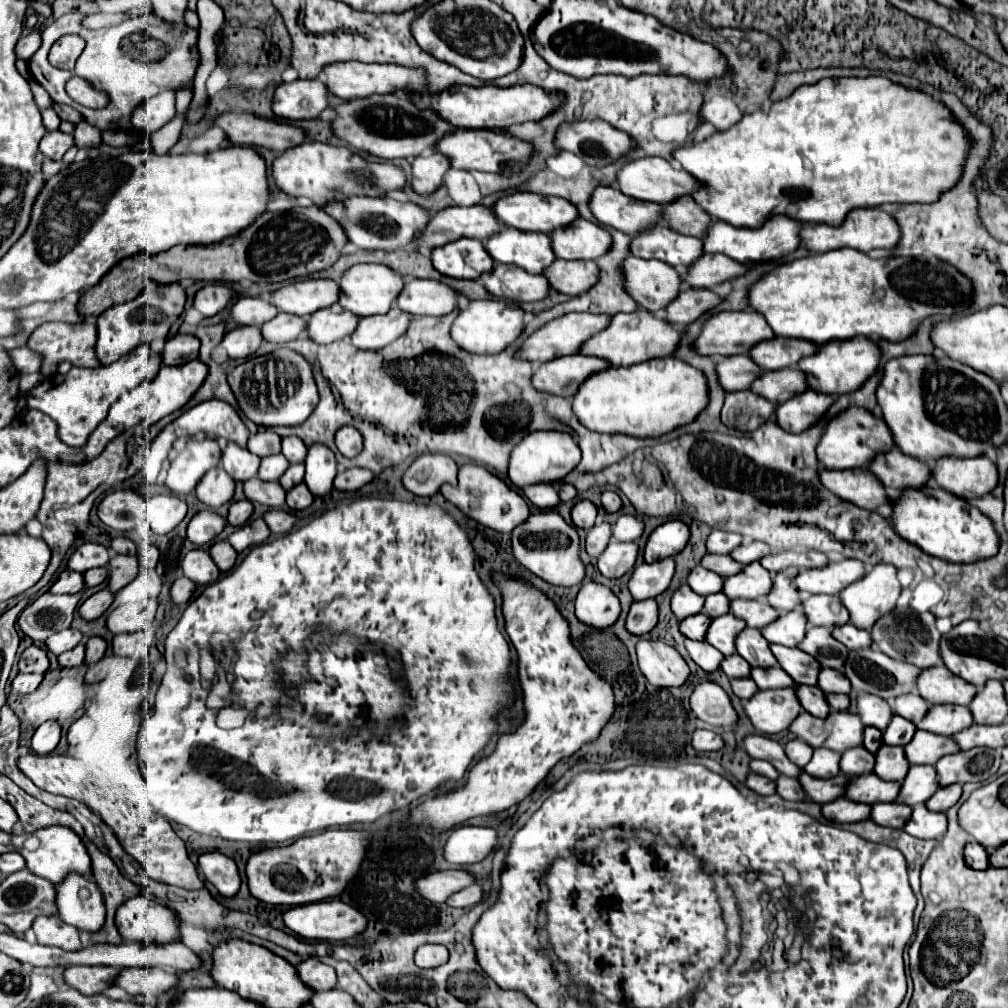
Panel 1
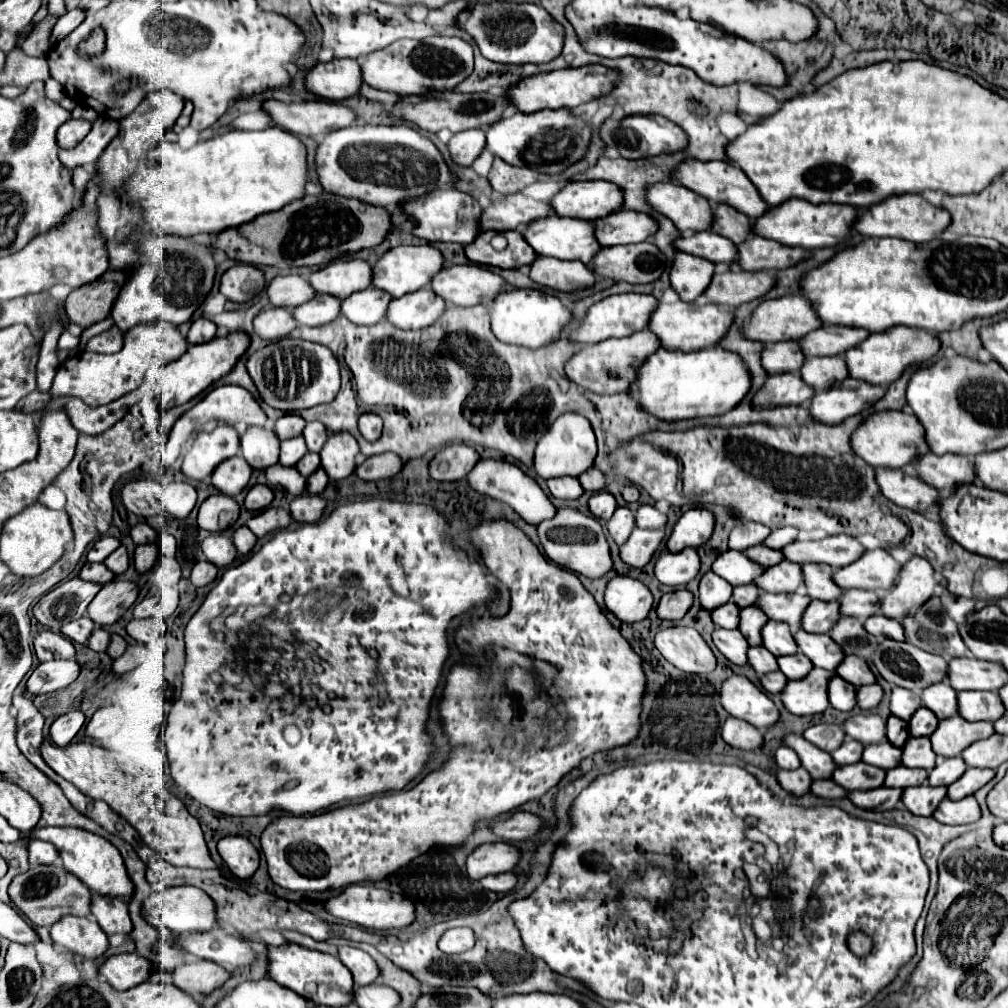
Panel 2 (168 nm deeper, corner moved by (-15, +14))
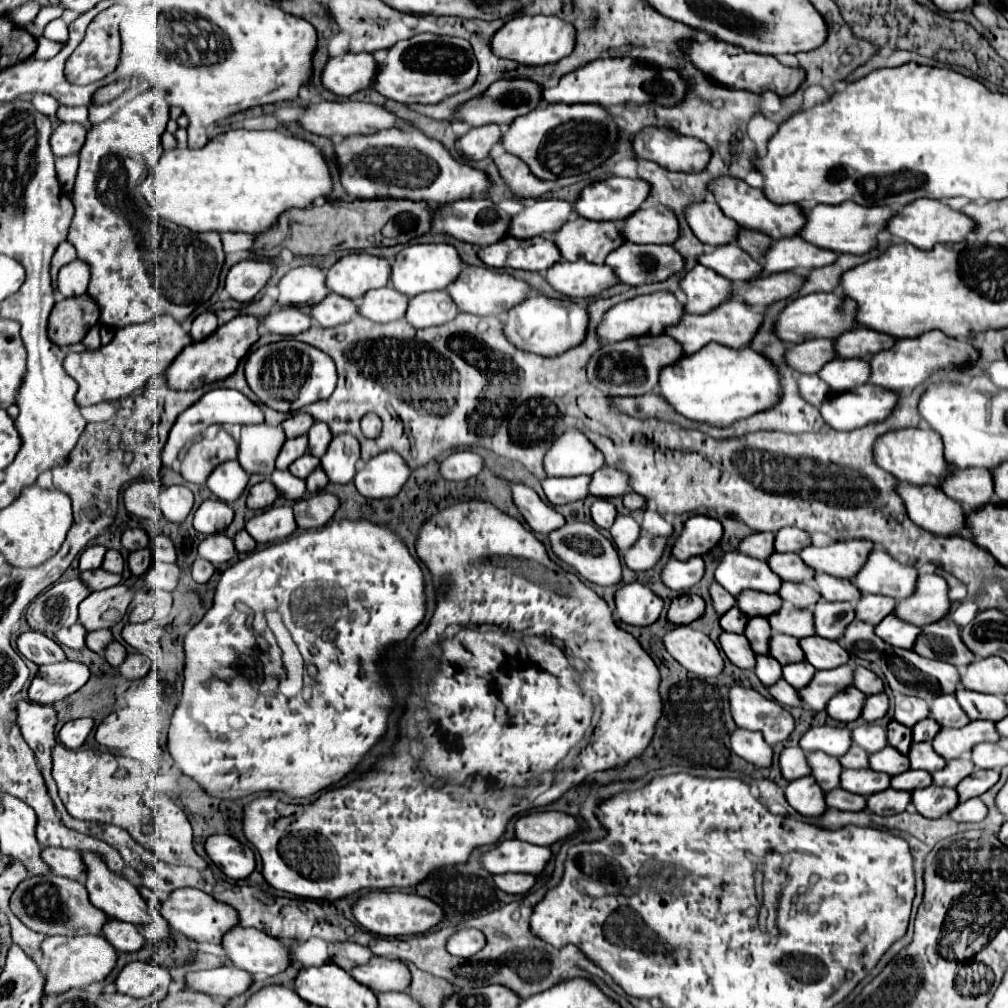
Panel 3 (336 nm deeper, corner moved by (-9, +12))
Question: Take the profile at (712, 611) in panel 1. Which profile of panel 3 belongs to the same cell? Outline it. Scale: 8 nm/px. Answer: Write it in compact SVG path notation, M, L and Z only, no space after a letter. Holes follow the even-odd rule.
M743 591L741 595L737 595L737 607L749 617L767 617L781 607L781 597L761 591Z

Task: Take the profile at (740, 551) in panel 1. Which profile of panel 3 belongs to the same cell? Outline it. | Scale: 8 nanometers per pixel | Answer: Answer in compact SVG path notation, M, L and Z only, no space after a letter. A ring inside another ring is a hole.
M785 527L785 529L777 531L777 535L775 535L775 551L777 553L787 553L787 551L799 553L807 545L809 545L807 533L797 527Z

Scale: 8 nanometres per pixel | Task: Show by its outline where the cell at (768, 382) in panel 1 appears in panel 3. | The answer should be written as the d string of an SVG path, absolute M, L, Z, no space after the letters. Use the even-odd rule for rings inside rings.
M833 359L817 375L835 393L845 393L869 381L869 363L865 359Z

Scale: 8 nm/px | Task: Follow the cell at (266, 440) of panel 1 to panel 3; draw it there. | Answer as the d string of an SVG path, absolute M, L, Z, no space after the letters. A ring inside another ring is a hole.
M295 413L289 419L285 419L281 423L281 427L283 427L283 431L285 431L287 437L299 437L299 435L305 435L313 423L315 423L315 419L311 415Z

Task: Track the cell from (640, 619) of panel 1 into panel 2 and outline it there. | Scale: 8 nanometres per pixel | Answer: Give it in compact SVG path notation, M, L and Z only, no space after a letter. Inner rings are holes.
M677 589L677 591L669 591L661 597L659 605L657 605L657 615L661 619L669 619L669 621L679 621L687 615L687 611L693 605L693 593L685 591L685 589Z

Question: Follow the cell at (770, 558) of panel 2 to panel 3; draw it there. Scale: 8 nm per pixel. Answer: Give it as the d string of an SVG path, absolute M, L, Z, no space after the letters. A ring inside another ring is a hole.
M773 553L767 559L767 565L775 575L779 575L783 581L811 581L813 579L813 569L809 569L797 553Z

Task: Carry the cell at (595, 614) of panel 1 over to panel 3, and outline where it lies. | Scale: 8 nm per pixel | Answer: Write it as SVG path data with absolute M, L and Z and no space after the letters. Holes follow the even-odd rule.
M621 585L615 593L615 611L627 625L651 625L661 615L663 601L645 585Z

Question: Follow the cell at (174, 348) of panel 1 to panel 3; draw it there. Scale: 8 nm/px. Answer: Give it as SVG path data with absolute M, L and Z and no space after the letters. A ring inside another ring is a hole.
M209 311L207 313L201 313L193 321L193 325L191 325L191 337L193 337L193 341L207 339L217 327L219 327L219 323L217 323L217 317L213 313L209 313Z

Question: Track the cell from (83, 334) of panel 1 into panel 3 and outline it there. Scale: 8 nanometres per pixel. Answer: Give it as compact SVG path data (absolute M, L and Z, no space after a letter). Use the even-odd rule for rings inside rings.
M93 327L93 329L85 335L85 339L83 339L81 343L87 347L87 351L99 349L99 347L101 347L101 341L99 341L99 327Z

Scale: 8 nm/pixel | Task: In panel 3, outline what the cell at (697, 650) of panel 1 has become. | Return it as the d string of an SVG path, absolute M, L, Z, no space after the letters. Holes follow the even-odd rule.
M723 631L719 635L719 643L721 643L721 649L727 655L727 659L733 665L737 665L739 669L753 669L755 667L755 653L751 651L745 635Z

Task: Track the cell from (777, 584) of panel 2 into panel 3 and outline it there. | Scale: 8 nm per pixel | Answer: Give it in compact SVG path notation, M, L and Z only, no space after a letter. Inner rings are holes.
M789 581L781 583L781 591L777 595L783 601L793 603L795 607L813 607L819 601L819 597L821 597L813 585L807 585L807 583L789 583Z

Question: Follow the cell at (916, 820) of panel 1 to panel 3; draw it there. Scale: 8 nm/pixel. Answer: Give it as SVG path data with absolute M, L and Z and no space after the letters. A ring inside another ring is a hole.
M969 799L965 803L959 803L947 817L957 823L975 823L983 821L987 815L987 807L981 803L981 799Z

